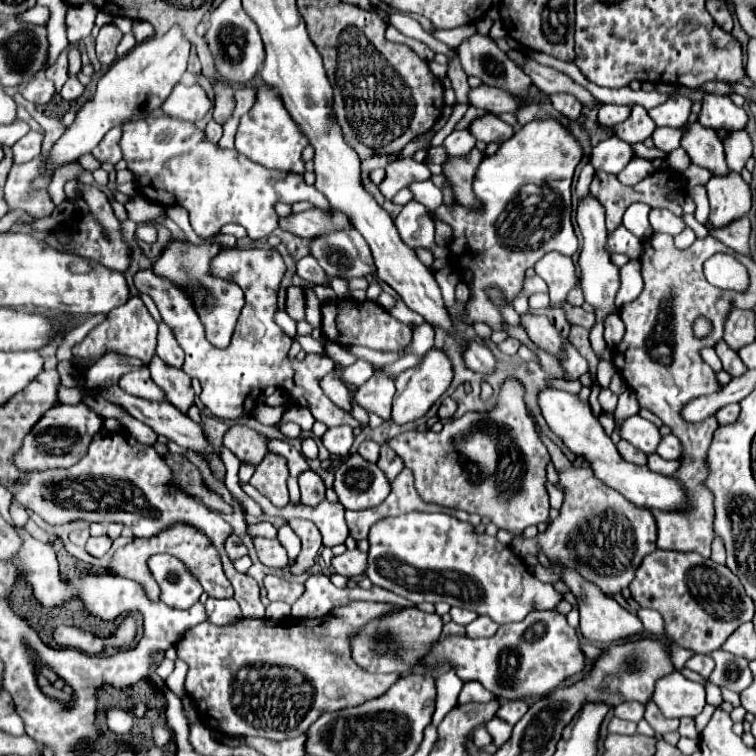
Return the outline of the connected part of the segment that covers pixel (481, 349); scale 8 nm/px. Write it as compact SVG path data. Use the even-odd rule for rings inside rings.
M470 342L466 352L464 352L464 360L466 360L466 366L476 370L476 372L492 372L494 370L494 356L490 352L490 348L486 346L480 346L476 342Z

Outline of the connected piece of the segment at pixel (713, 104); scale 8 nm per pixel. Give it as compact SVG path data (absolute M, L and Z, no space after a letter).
M706 96L702 102L702 112L698 122L714 130L740 130L748 124L748 114L744 108L736 106L728 96Z

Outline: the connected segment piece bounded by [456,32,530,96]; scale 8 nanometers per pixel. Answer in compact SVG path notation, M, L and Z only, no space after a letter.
M472 34L456 48L458 60L466 74L478 76L488 86L498 86L514 96L524 96L530 78L496 46L488 34Z

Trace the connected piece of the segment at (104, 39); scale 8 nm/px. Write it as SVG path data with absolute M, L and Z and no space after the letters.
M106 24L100 28L100 34L96 38L96 56L104 70L110 68L110 64L116 60L116 46L122 38L122 32L114 24Z

